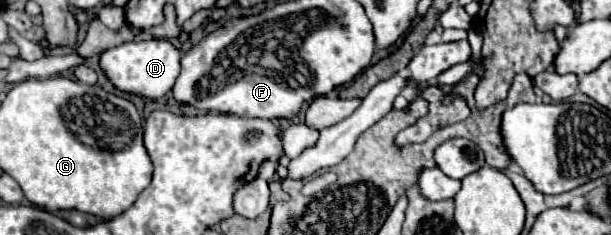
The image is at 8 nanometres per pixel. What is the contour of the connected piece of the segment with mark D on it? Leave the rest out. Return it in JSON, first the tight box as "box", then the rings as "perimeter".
{"box":[99,38,181,100],"perimeter":[[[153,38],[153,40],[141,40],[141,42],[127,42],[117,48],[111,48],[101,54],[99,64],[101,64],[103,72],[107,74],[107,80],[115,88],[157,100],[173,88],[173,84],[181,72],[179,60],[181,60],[179,48],[175,48],[169,40]]]}

